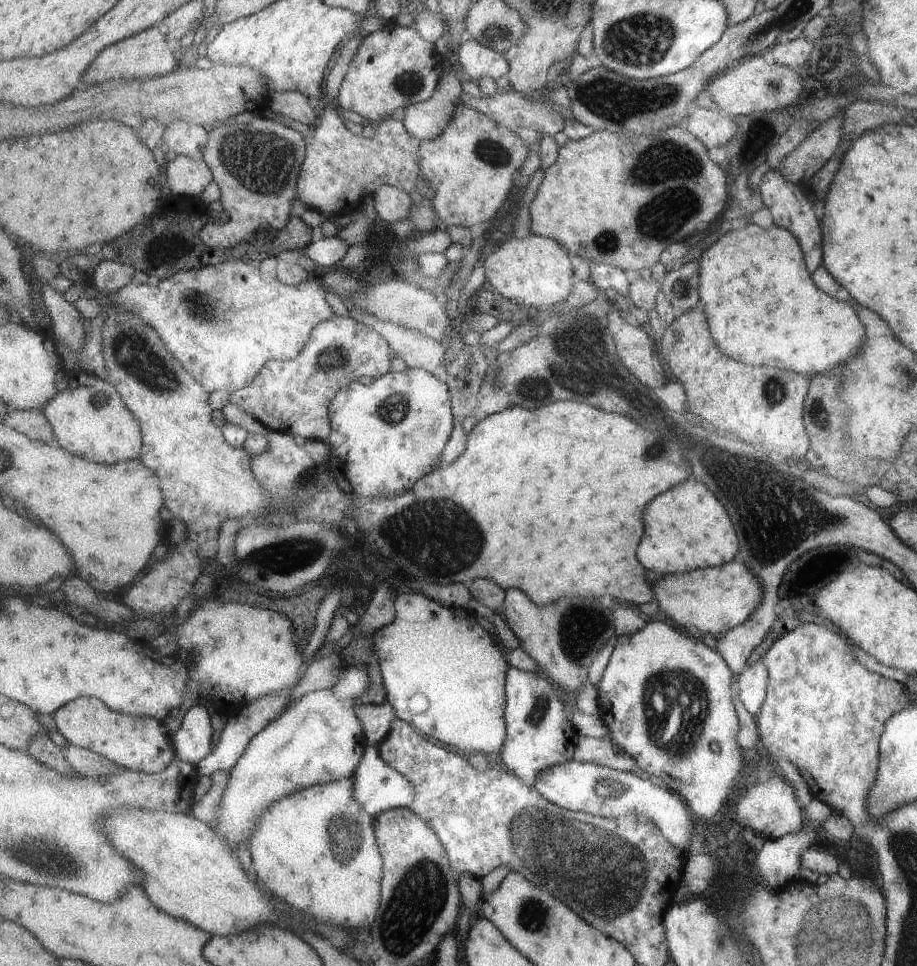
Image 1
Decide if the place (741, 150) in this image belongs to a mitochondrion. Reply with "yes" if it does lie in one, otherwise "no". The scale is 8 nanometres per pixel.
no

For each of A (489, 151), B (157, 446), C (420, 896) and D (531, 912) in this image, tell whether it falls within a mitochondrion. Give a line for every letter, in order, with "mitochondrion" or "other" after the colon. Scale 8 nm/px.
A: mitochondrion
B: other
C: mitochondrion
D: mitochondrion

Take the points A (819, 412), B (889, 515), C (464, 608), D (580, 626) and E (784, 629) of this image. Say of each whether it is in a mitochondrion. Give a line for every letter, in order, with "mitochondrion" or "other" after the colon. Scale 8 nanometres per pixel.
A: mitochondrion
B: other
C: other
D: mitochondrion
E: other

